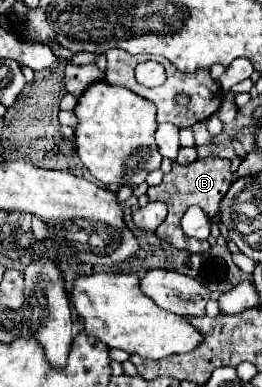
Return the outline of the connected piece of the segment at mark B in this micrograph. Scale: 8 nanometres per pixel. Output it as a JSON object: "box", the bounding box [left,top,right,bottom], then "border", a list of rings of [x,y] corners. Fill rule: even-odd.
{"box":[148,156,232,252],"border":[[[208,156],[208,158],[198,158],[188,166],[180,166],[180,164],[172,164],[172,170],[168,174],[164,174],[164,180],[160,186],[152,186],[148,190],[150,200],[164,200],[168,202],[168,216],[166,220],[156,228],[156,234],[164,240],[168,240],[172,246],[180,248],[180,250],[190,250],[190,252],[204,252],[208,250],[208,242],[206,240],[196,240],[196,238],[188,238],[182,228],[180,228],[180,218],[182,214],[190,208],[190,206],[200,206],[206,214],[214,216],[218,214],[218,202],[220,198],[228,192],[230,184],[232,184],[232,162],[226,158],[216,158],[216,156]]]}

